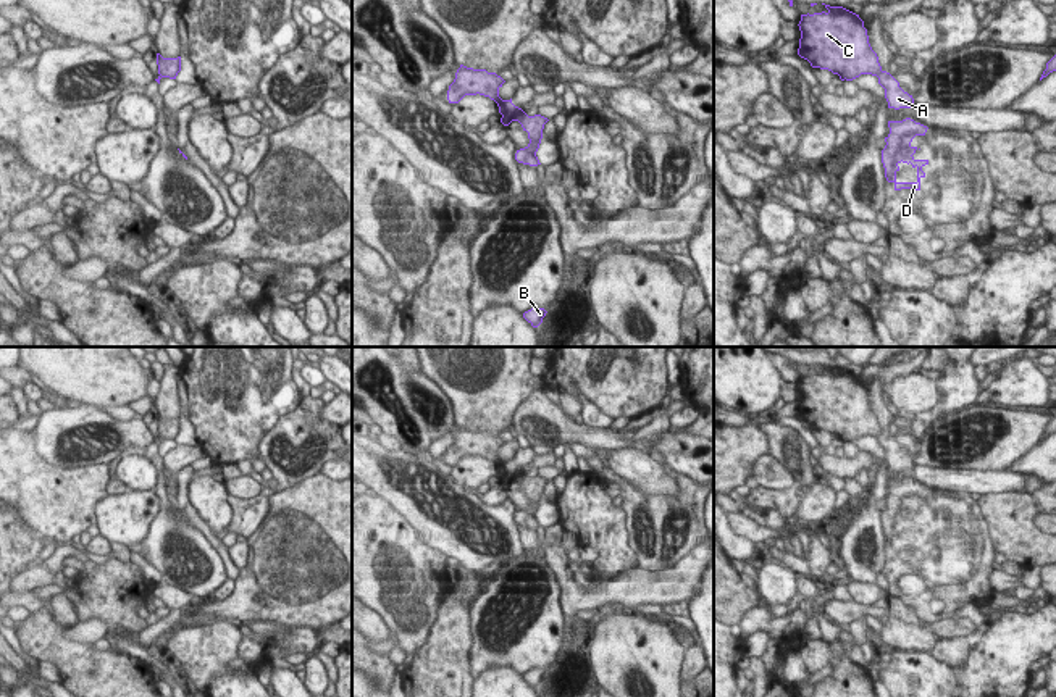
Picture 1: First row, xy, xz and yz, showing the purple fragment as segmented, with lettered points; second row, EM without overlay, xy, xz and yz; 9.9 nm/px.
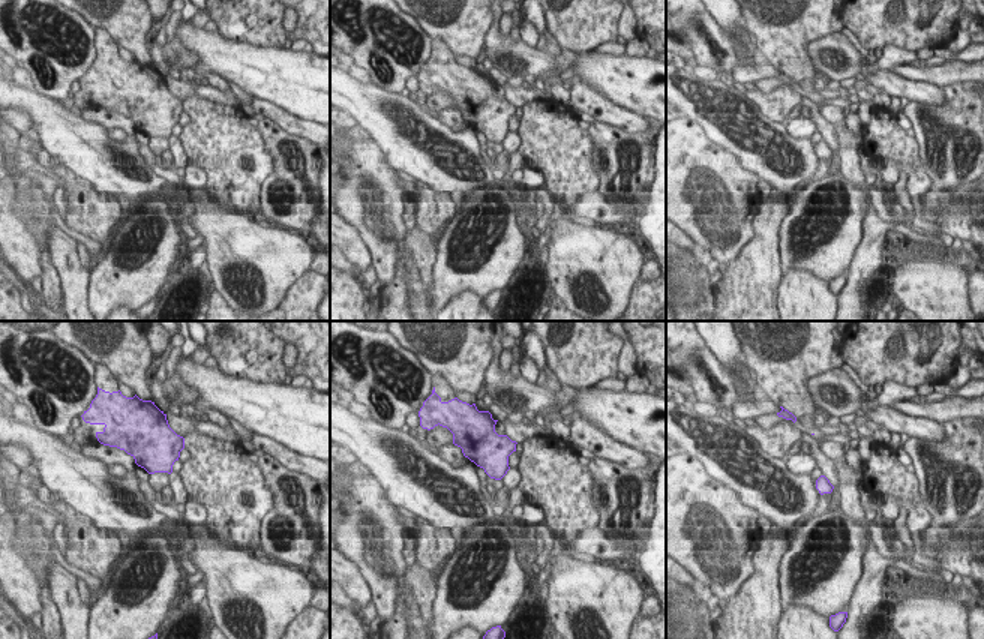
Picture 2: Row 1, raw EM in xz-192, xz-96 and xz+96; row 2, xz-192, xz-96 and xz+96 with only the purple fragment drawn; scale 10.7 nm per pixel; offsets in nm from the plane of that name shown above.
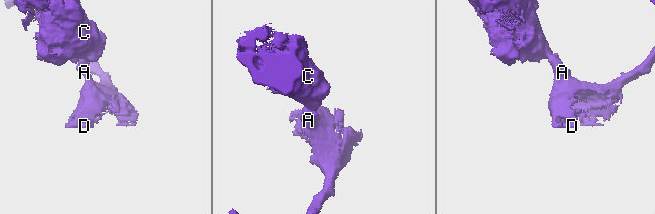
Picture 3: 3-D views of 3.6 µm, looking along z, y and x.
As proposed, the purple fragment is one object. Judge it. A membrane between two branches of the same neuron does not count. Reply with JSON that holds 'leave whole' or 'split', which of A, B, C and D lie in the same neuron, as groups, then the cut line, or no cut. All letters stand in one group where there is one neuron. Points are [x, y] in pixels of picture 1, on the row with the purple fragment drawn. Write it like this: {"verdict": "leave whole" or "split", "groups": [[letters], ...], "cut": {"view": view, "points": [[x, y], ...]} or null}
{"verdict": "split", "groups": [["A", "B", "D"], ["C"]], "cut": {"view": "xz", "points": [[523, 149], [535, 155]]}}

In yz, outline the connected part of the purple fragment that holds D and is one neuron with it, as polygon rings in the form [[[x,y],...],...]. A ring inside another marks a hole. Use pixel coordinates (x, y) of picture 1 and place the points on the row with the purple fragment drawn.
[[[911,118],[903,121],[888,121],[890,134],[885,137],[885,148],[882,150],[882,163],[885,168],[885,177],[888,182],[895,184],[895,190],[911,189],[920,190],[920,179],[925,177],[922,168],[928,165],[928,160],[916,160],[912,155],[917,147],[912,147],[911,142],[916,136],[925,136],[927,126],[916,123]],[[899,163],[911,163],[917,169],[916,182],[898,182],[896,173],[899,171]]]

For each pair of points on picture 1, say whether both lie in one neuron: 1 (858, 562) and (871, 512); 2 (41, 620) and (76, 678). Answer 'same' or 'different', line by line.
1: same
2: same

